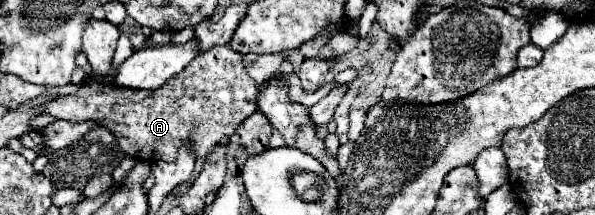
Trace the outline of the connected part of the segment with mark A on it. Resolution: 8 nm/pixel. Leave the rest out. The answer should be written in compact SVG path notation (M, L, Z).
M212 46L210 50L198 54L186 70L170 78L166 86L160 86L160 90L118 90L114 82L104 84L100 76L90 76L88 86L82 86L78 94L68 94L62 98L50 98L46 106L42 106L44 114L50 114L54 118L64 118L70 122L82 122L82 120L96 120L100 126L114 132L118 138L120 148L142 162L174 162L178 156L178 150L184 146L186 140L191 140L192 148L198 158L206 158L215 146L220 144L222 138L230 138L240 122L256 112L256 96L258 86L256 82L244 72L242 66L242 54L232 50L230 46Z

